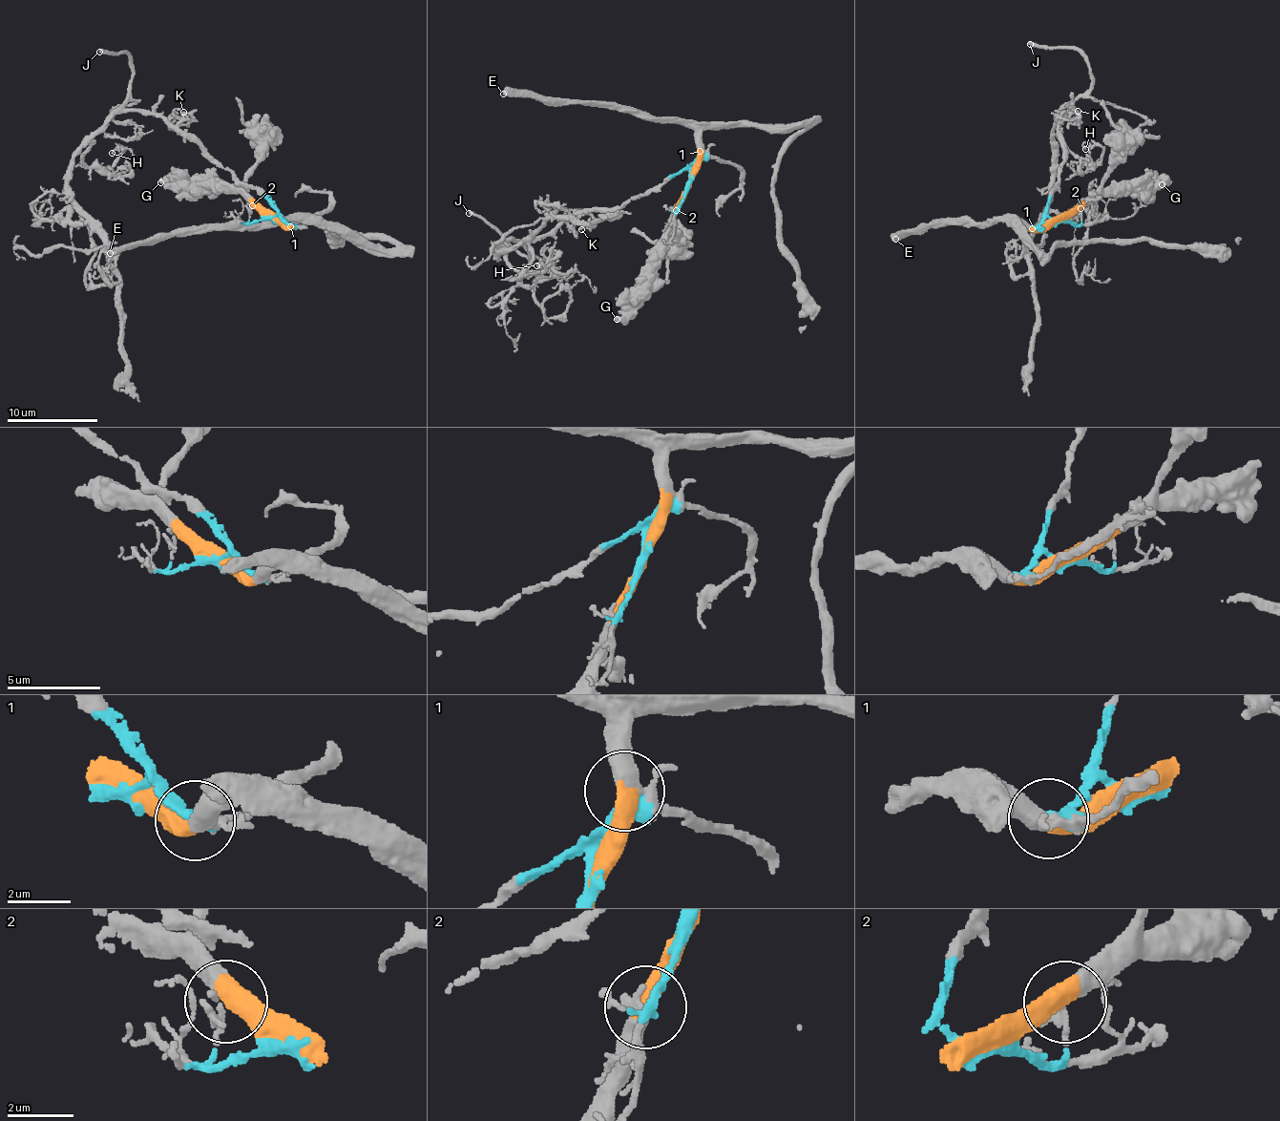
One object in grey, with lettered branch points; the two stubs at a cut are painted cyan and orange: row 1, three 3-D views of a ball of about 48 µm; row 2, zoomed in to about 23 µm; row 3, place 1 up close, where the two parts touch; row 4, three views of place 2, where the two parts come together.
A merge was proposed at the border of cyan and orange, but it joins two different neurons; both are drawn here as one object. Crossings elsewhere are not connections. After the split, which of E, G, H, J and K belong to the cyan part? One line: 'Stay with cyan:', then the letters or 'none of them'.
Stay with cyan: H, J, K

